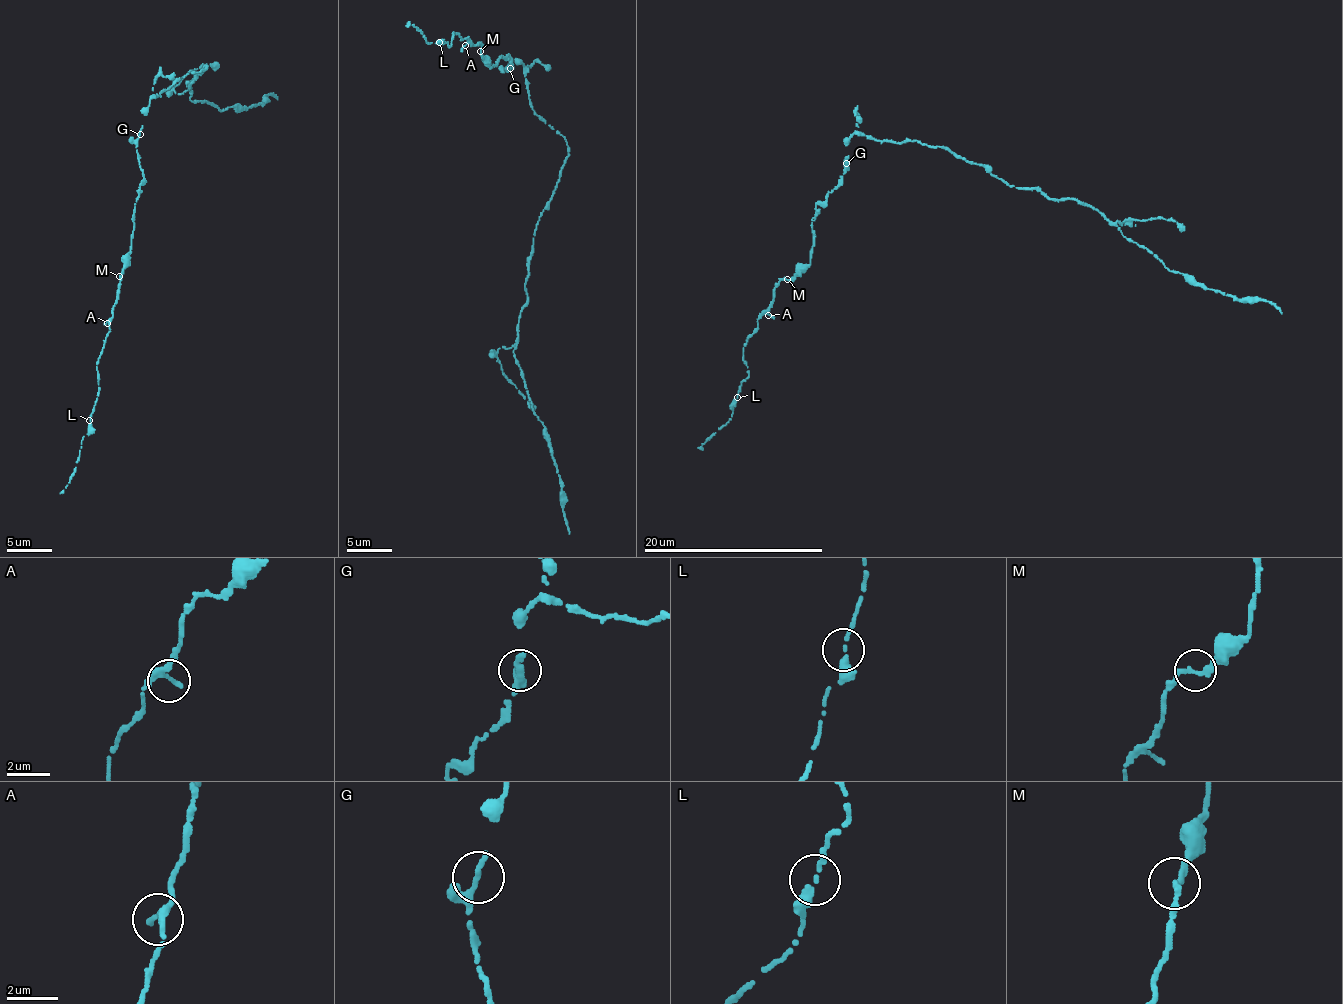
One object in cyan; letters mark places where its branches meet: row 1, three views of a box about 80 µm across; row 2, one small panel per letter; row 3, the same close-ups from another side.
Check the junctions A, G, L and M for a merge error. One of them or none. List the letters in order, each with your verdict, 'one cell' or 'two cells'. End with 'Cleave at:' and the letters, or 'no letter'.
A: one cell
G: one cell
L: one cell
M: one cell
Cleave at: no letter

